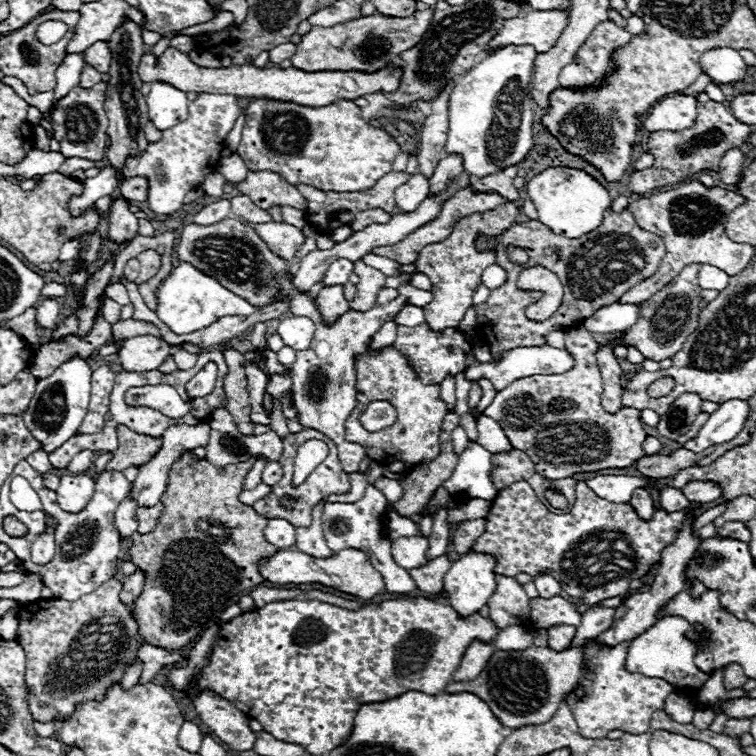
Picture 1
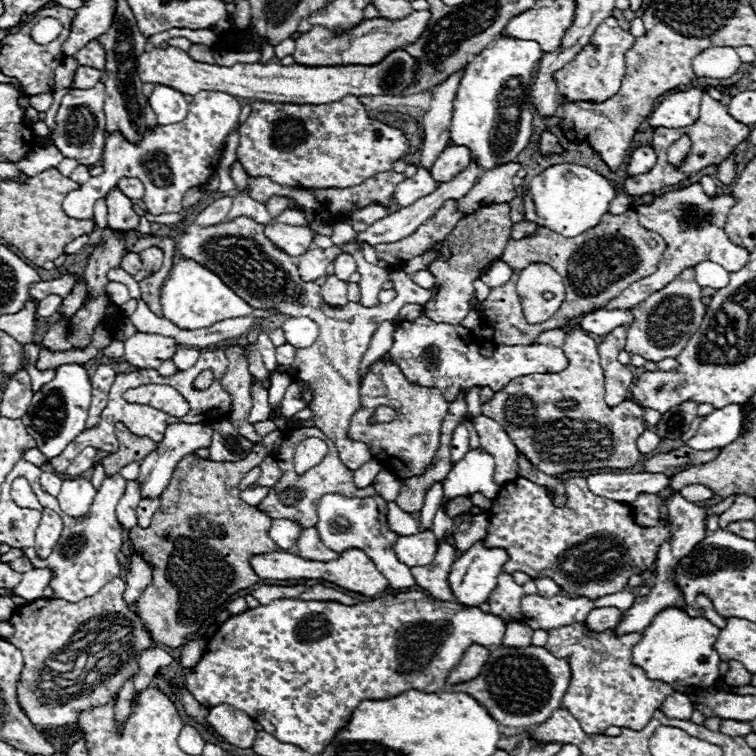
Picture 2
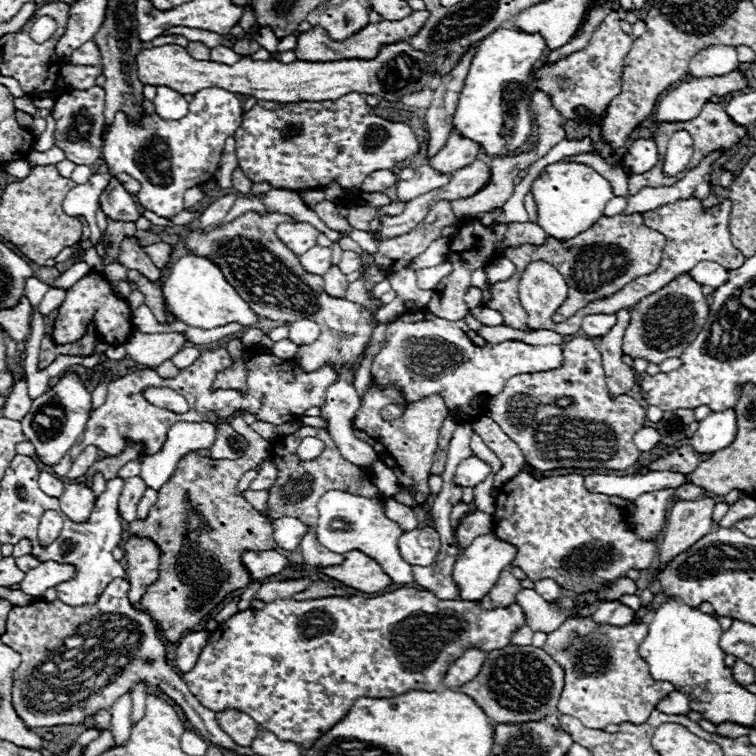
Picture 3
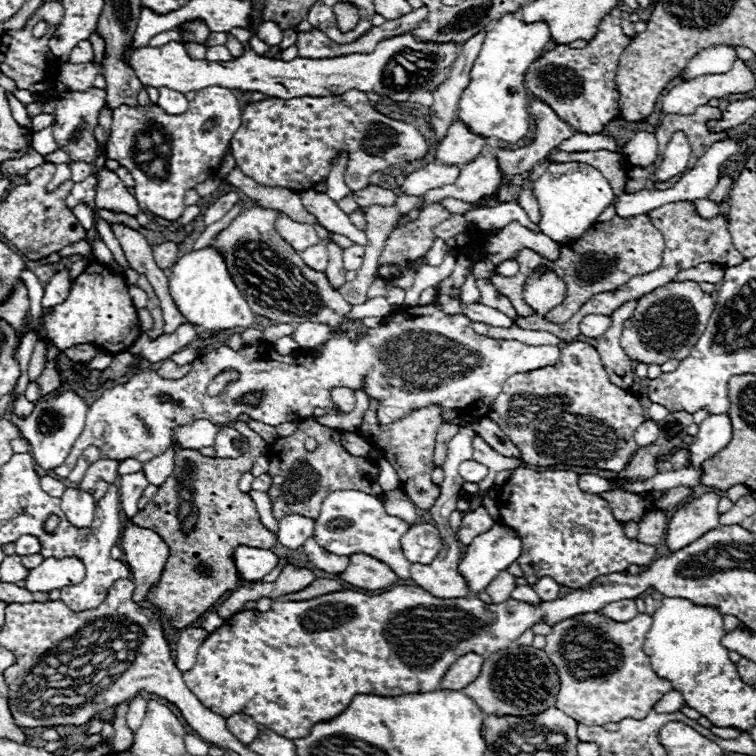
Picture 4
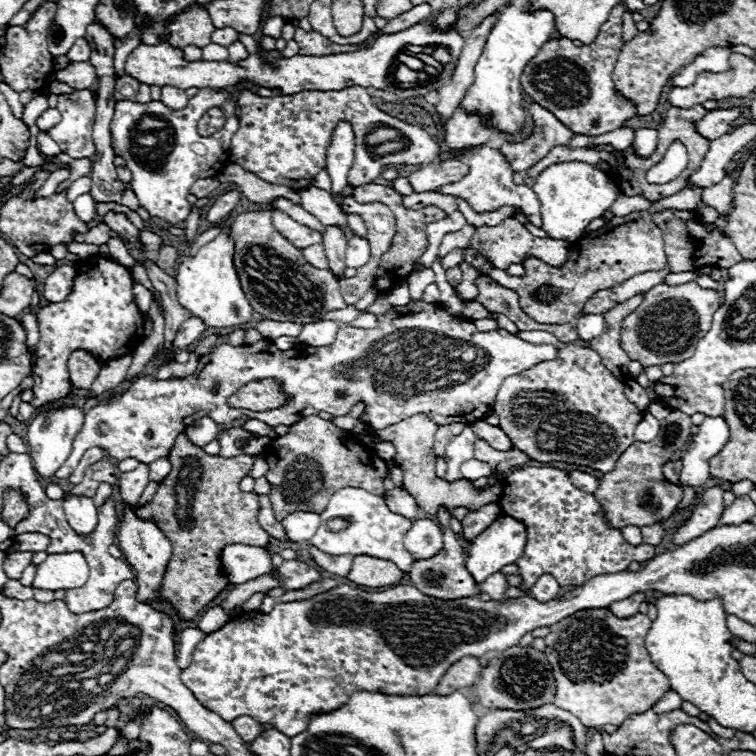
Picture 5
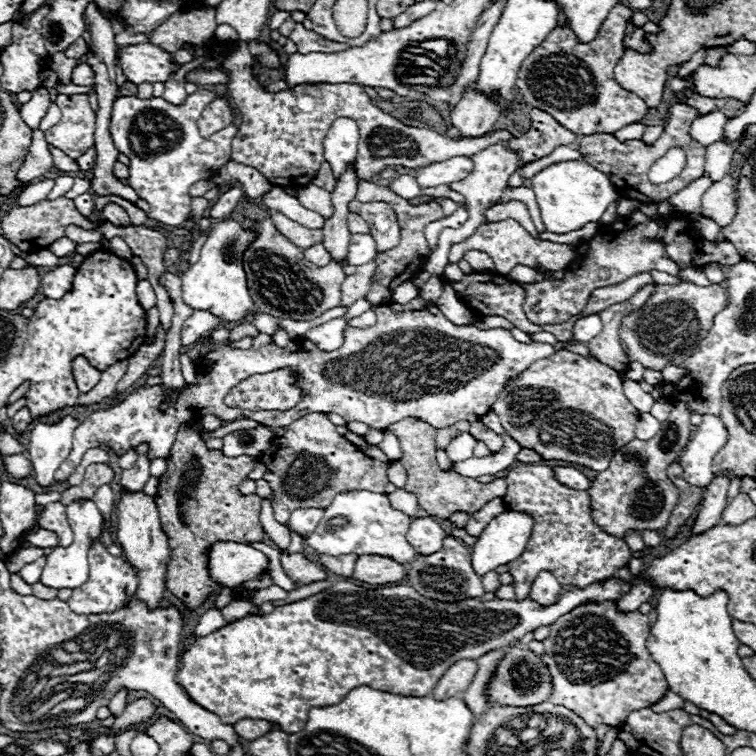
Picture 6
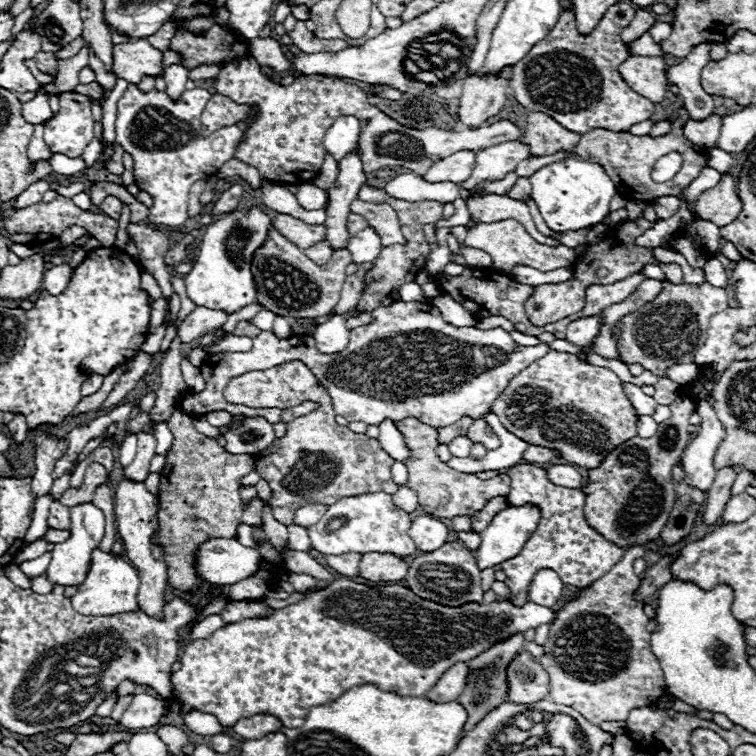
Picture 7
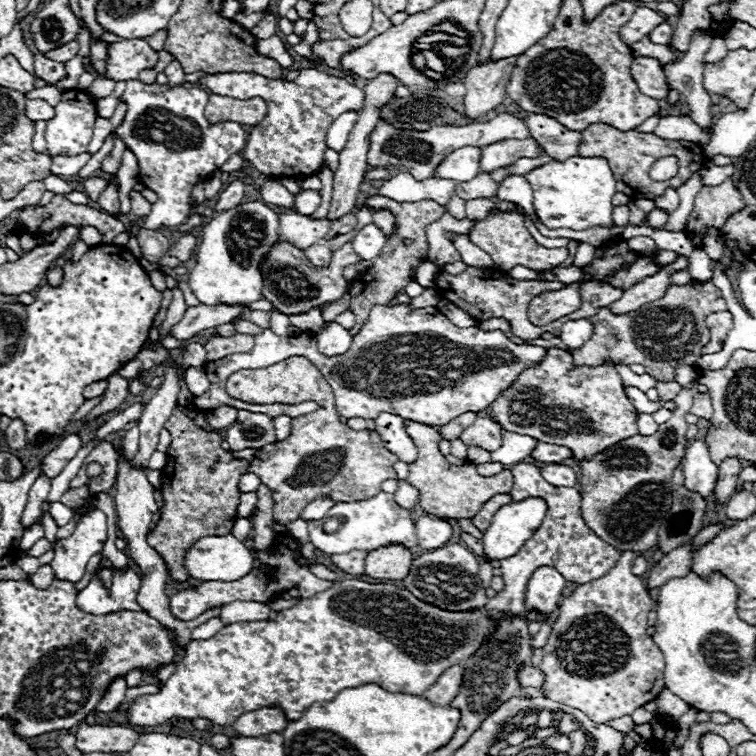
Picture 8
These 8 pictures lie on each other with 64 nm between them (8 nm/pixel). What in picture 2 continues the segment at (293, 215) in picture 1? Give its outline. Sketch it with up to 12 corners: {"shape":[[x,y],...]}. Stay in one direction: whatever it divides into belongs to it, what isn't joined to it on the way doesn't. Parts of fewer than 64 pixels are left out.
{"shape":[[284,210],[276,220],[306,226],[306,216],[298,210]]}

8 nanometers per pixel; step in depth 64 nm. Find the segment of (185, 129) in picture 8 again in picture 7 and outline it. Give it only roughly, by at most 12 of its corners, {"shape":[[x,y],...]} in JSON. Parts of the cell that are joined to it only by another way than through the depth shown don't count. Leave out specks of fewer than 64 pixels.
{"shape":[[130,84],[116,144],[154,200],[152,224],[182,226],[188,190],[234,156],[242,130],[204,138],[204,88],[180,100]]}

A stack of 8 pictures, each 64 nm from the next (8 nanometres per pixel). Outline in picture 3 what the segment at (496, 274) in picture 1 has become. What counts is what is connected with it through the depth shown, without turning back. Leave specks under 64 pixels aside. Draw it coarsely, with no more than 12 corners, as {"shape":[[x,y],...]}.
{"shape":[[500,256],[488,266],[486,280],[496,284],[516,272],[508,258]]}

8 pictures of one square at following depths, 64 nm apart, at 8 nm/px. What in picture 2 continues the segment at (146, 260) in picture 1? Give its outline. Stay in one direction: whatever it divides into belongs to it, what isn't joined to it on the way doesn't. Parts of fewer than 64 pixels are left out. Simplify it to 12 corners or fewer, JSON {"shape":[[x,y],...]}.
{"shape":[[152,246],[140,252],[144,268],[134,276],[138,282],[162,266],[162,250]]}

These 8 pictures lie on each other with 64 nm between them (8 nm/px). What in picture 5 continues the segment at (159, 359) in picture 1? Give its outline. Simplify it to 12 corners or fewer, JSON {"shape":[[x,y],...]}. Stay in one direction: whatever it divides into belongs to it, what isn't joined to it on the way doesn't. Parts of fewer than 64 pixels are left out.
{"shape":[[188,318],[174,338],[174,350],[184,350],[206,330],[198,318]]}

